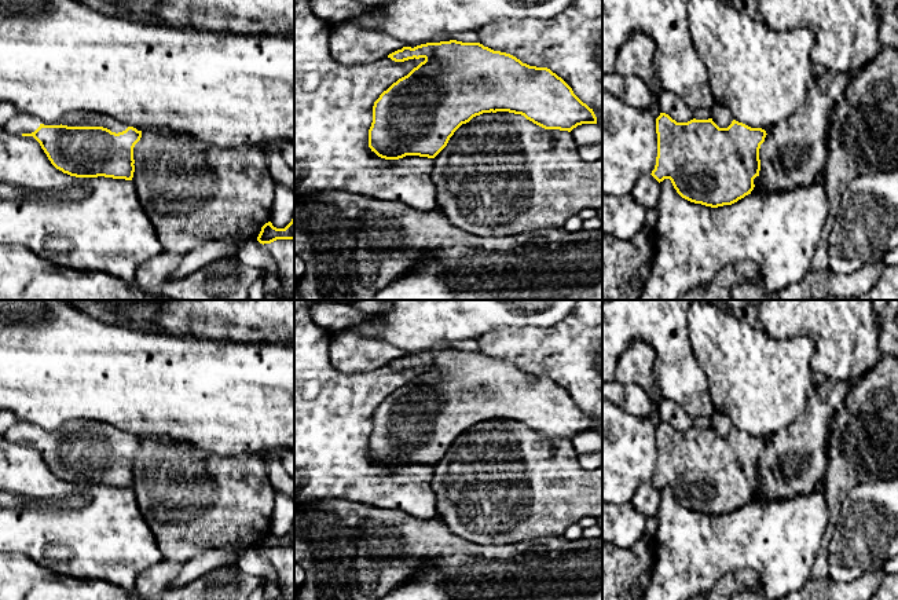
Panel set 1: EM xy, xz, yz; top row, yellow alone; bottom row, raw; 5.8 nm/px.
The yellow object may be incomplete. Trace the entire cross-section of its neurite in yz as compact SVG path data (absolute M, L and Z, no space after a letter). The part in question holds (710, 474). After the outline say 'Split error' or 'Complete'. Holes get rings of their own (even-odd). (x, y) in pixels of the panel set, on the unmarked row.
M660 421L656 442L657 465L650 483L659 491L670 487L682 506L718 516L754 498L765 438L736 428L727 436L719 436L712 427L677 431Z. Complete

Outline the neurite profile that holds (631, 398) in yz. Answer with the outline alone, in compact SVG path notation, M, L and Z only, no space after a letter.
M615 380L602 383L602 398L639 418L650 417L659 409L659 403L639 385L620 384Z

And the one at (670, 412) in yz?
M661 399L657 411L660 420L668 422L677 431L693 428L693 418L675 402Z

